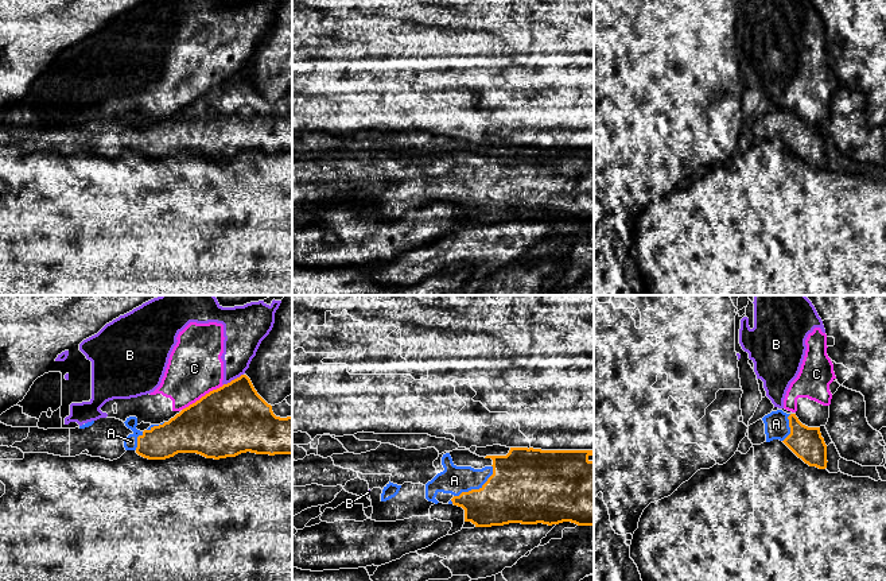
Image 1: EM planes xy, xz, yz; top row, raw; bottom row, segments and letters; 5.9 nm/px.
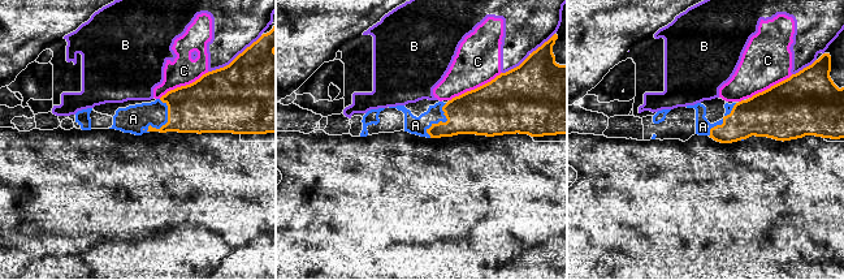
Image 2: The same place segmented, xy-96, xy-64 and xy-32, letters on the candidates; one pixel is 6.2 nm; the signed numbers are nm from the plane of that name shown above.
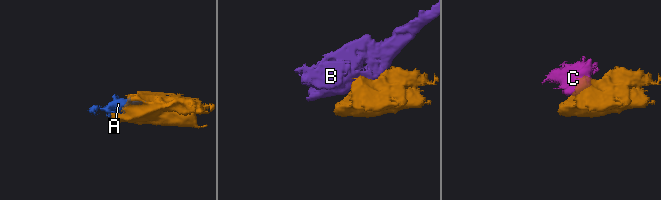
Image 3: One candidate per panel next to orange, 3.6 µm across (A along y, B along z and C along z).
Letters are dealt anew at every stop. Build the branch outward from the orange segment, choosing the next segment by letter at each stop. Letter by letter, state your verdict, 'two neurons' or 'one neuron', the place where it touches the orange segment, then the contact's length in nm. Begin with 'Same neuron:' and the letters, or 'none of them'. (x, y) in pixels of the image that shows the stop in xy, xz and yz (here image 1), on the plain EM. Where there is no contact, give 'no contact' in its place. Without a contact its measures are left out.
Same neuron: A
A: one neuron; meets orange in xz at (477, 188); contact 300 nm long
B: two neurons; meets orange in xy at (234, 77); contact 140 nm long
C: two neurons; meets orange in xy at (202, 95); contact 300 nm long

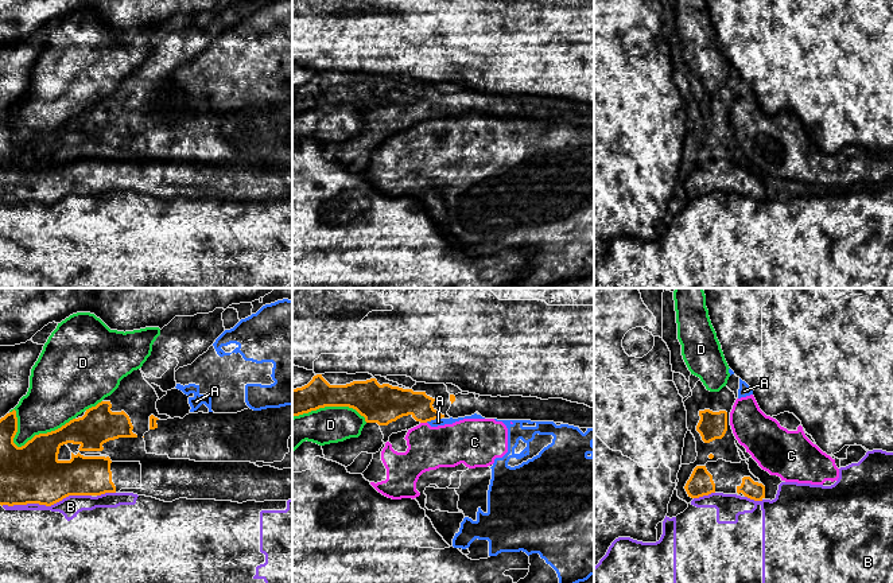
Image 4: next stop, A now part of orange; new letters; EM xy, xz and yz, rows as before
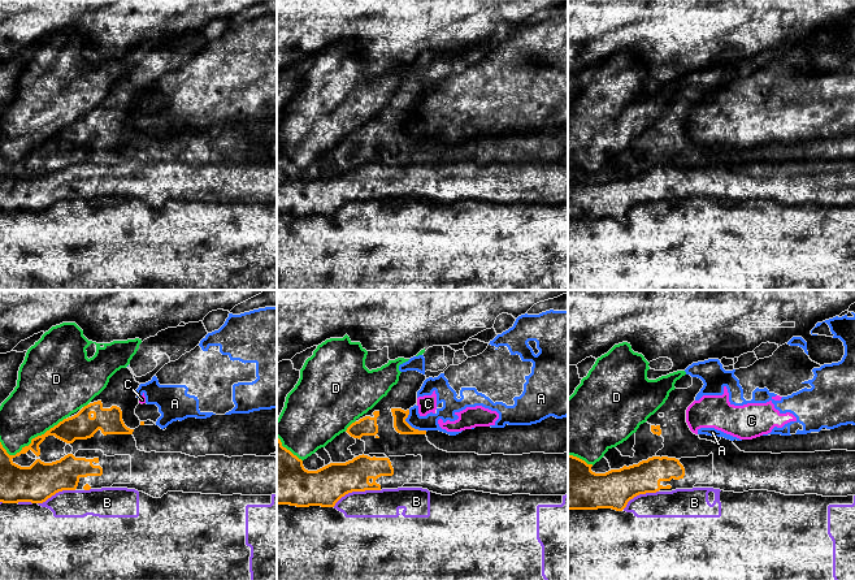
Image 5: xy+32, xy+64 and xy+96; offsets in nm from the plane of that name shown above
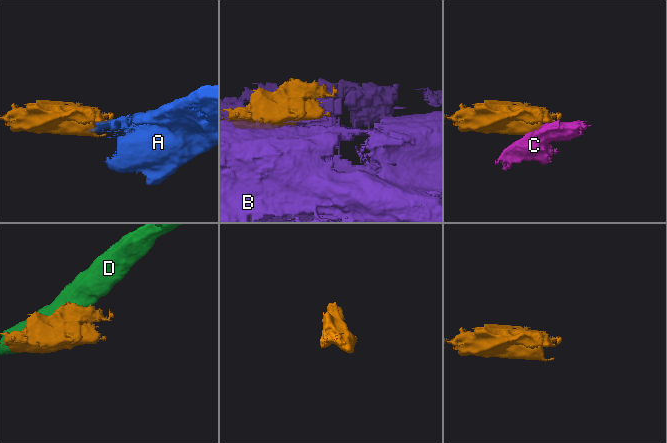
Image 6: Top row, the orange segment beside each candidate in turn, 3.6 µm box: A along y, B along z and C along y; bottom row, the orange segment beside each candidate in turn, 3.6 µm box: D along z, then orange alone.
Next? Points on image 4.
Same neuron: none of them
A: two neurons; meets orange in xz at (433, 117); contact 100 nm long
B: two neurons; meets orange in xy at (46, 203); contact 550 nm long
C: two neurons; meets orange in xz at (423, 120); contact 40 nm long
D: two neurons; meets orange in xy at (43, 132); contact 400 nm long

